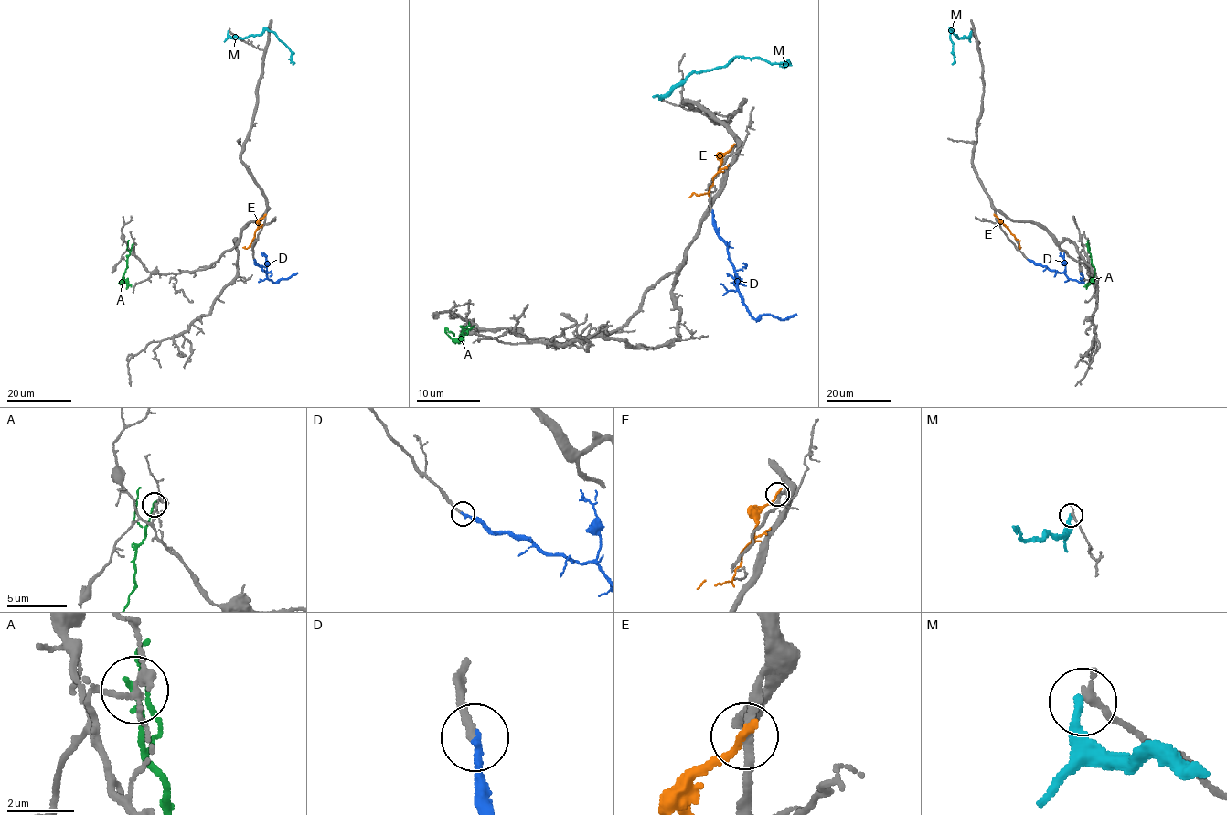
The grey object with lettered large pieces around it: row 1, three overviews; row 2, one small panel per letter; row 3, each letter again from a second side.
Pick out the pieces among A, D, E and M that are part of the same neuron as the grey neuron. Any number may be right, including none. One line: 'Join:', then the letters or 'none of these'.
Join: D

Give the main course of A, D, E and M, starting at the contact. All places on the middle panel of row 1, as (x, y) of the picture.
A: (472, 327), (461, 336), (460, 342), (454, 342), (445, 331), (454, 336)
D: (711, 211), (711, 224), (728, 250), (737, 289), (749, 312), (755, 318), (774, 315), (784, 319), (796, 315)
E: (732, 147), (721, 158), (720, 171), (713, 177), (709, 192), (693, 193), (689, 197)
M: (661, 99), (691, 73), (724, 67), (734, 58), (762, 58), (785, 66), (788, 62)

